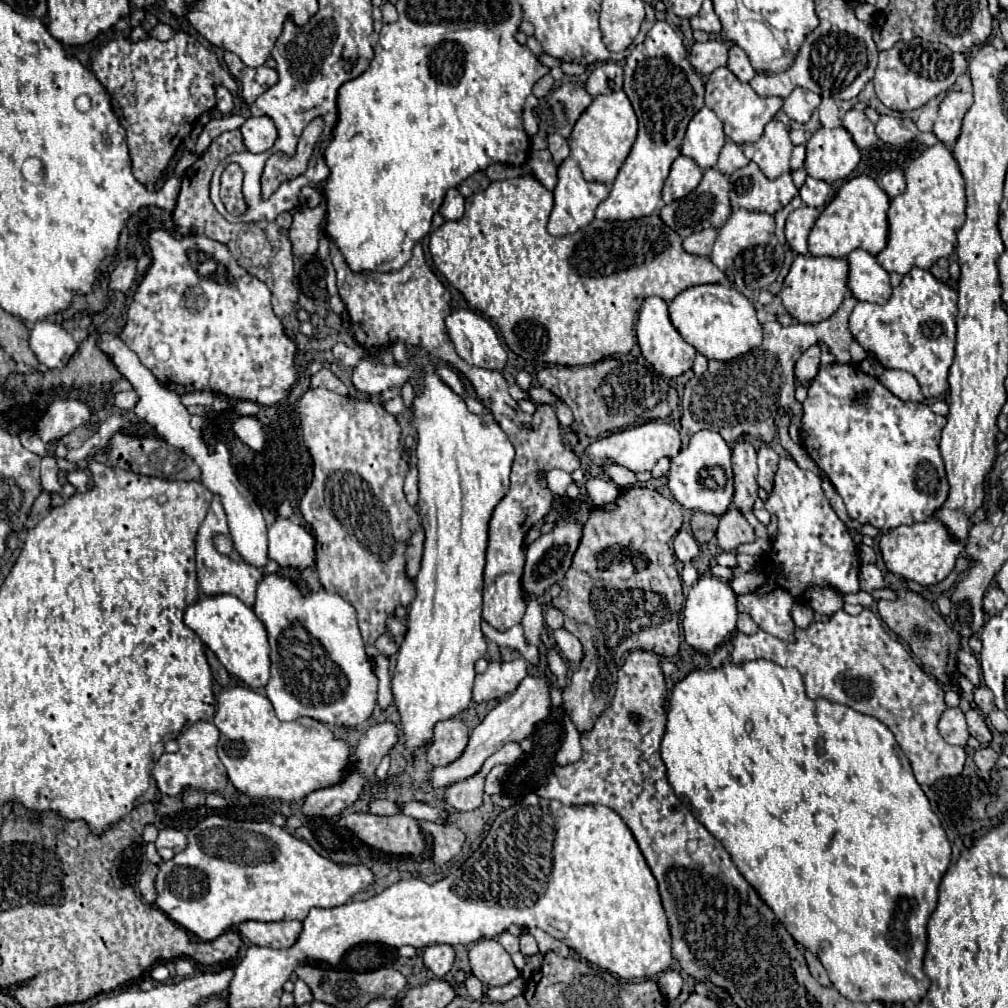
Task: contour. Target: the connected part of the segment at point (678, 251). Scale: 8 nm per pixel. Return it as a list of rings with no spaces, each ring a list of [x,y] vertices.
[[[519,176],[510,178],[510,180],[500,180],[500,182],[490,182],[490,186],[478,194],[472,194],[470,198],[466,198],[466,214],[458,220],[458,222],[444,222],[436,232],[430,234],[430,254],[434,260],[434,266],[440,270],[440,274],[454,286],[458,288],[466,302],[480,310],[482,314],[486,314],[488,318],[492,318],[498,326],[498,330],[502,332],[502,338],[506,342],[506,346],[522,356],[524,360],[540,360],[540,362],[548,362],[548,364],[562,364],[562,366],[584,366],[584,364],[594,364],[602,358],[608,358],[612,354],[628,354],[636,342],[634,338],[634,318],[638,314],[638,308],[642,304],[644,298],[648,296],[660,296],[664,300],[674,300],[680,292],[684,292],[686,288],[692,286],[700,286],[700,284],[722,284],[728,282],[726,274],[722,270],[718,270],[710,258],[702,258],[702,256],[694,256],[688,254],[682,248],[682,238],[662,222],[662,218],[658,214],[650,214],[638,220],[628,220],[628,222],[610,222],[610,220],[594,220],[594,226],[586,228],[586,234],[568,234],[562,238],[550,236],[546,230],[548,224],[548,216],[552,212],[552,192],[546,190],[538,180],[533,176]]]

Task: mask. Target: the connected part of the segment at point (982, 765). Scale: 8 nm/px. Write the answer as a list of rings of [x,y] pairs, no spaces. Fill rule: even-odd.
[[[986,746],[986,748],[976,750],[974,754],[974,763],[980,771],[988,772],[995,767],[998,757],[999,754],[996,754],[993,748]]]

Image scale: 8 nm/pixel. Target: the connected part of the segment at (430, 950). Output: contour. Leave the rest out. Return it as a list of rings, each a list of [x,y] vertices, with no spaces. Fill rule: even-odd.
[[[434,944],[424,950],[424,966],[434,978],[444,978],[454,964],[454,948],[448,944]]]

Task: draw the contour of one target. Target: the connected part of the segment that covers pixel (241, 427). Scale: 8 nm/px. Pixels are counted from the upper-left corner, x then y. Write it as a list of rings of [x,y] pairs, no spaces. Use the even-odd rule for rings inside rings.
[[[240,416],[233,423],[233,431],[244,444],[248,444],[255,452],[262,452],[267,443],[264,427],[260,425],[260,421],[255,416]]]

